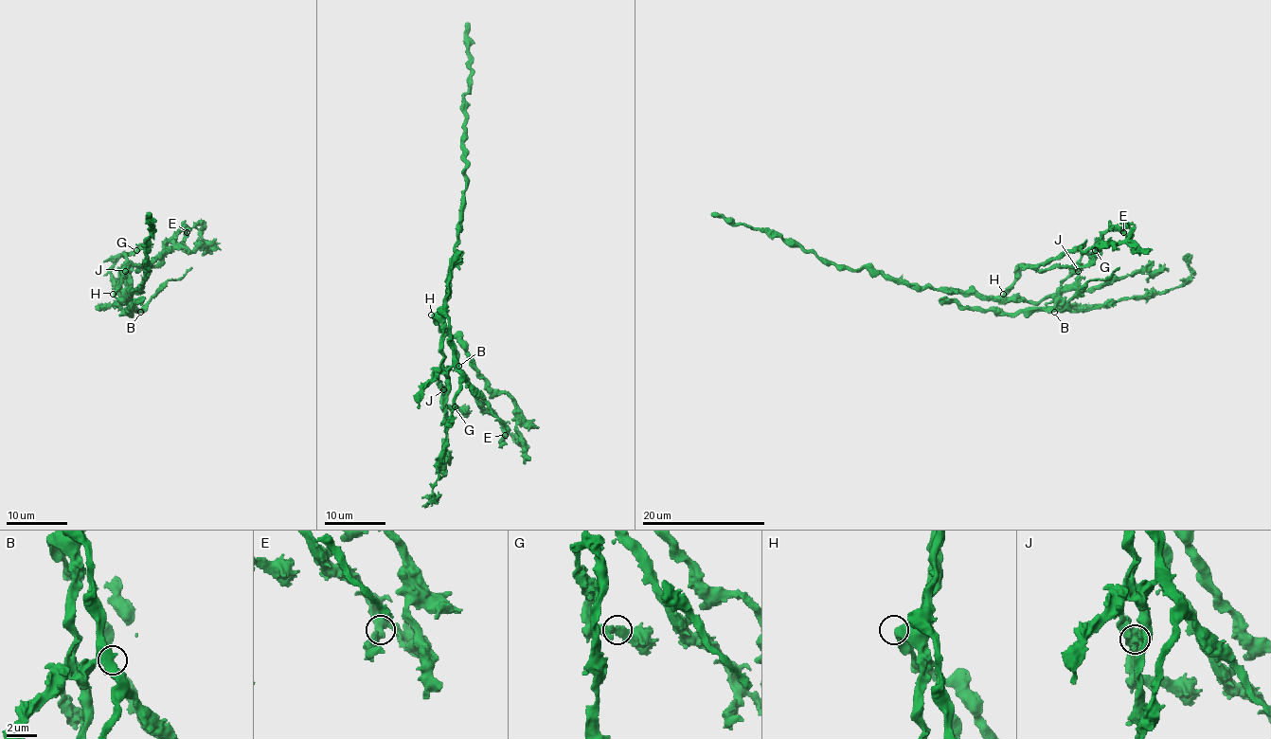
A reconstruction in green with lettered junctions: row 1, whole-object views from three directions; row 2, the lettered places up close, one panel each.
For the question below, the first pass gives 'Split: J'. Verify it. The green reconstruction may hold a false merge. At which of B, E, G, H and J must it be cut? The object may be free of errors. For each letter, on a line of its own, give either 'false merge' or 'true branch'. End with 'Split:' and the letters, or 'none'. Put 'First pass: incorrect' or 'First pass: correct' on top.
First pass: correct
B: true branch
E: true branch
G: true branch
H: true branch
J: false merge
Split: J

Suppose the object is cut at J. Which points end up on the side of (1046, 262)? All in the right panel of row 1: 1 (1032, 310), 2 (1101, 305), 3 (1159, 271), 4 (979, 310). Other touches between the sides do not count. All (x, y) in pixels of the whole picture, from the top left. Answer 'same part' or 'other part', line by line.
1: other part
2: other part
3: same part
4: other part

